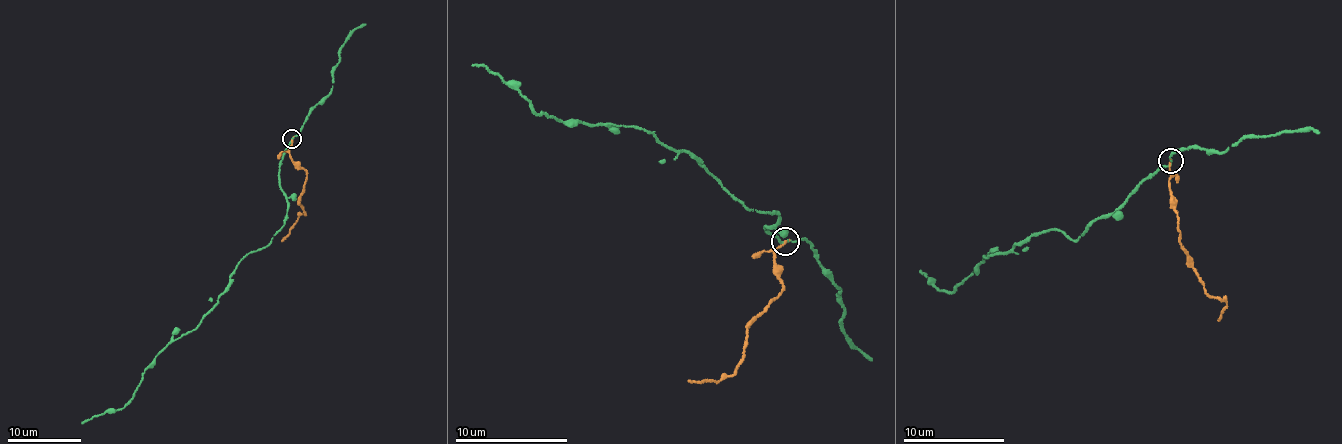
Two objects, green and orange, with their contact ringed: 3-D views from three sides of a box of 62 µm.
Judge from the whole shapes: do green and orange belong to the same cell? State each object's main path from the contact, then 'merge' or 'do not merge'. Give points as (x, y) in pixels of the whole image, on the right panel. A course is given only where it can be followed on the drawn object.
green runs (1170, 160), (1074, 239), (1047, 230), (1003, 253), (984, 255), (950, 291), (920, 273); orange runs (1170, 162), (1168, 185), (1179, 221), (1180, 248), (1206, 294), (1218, 297), (1226, 306), (1218, 320); do not merge

